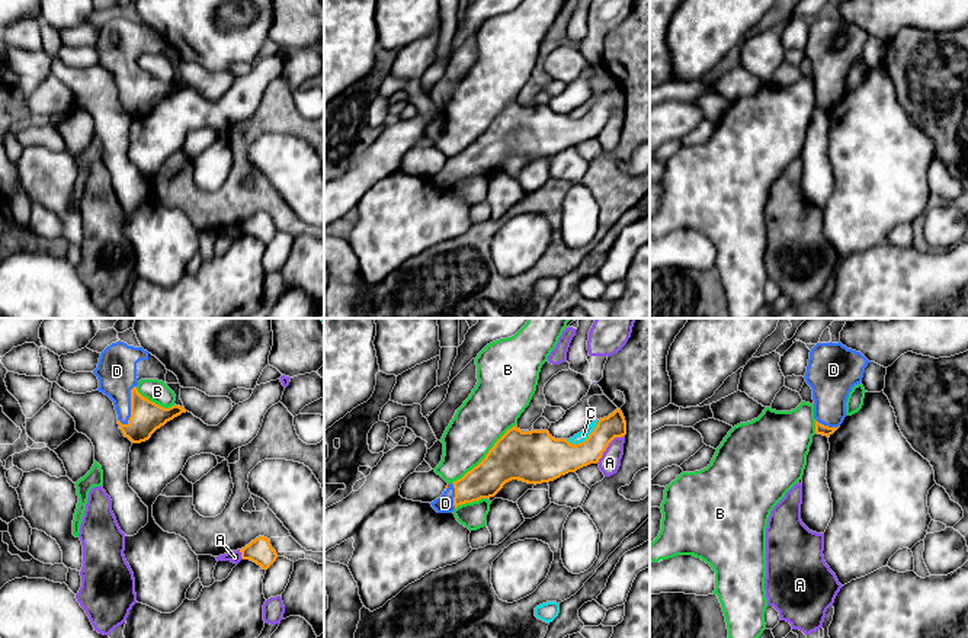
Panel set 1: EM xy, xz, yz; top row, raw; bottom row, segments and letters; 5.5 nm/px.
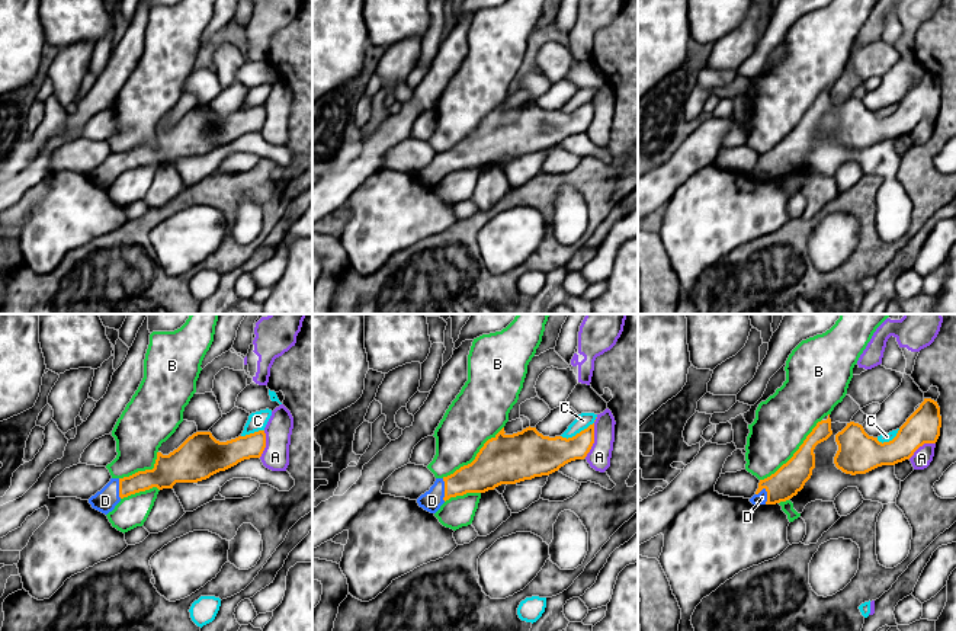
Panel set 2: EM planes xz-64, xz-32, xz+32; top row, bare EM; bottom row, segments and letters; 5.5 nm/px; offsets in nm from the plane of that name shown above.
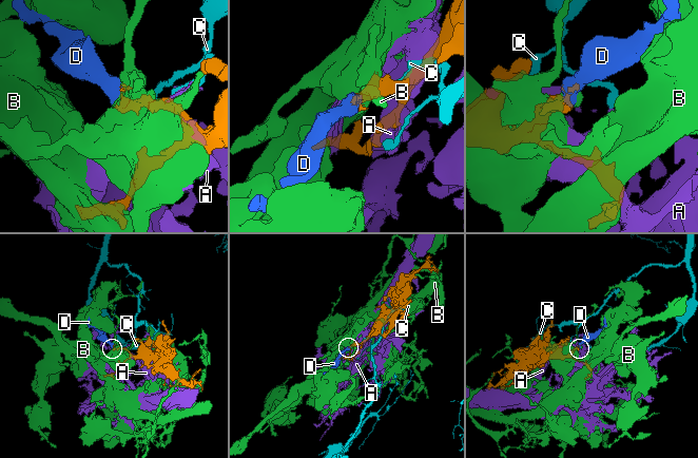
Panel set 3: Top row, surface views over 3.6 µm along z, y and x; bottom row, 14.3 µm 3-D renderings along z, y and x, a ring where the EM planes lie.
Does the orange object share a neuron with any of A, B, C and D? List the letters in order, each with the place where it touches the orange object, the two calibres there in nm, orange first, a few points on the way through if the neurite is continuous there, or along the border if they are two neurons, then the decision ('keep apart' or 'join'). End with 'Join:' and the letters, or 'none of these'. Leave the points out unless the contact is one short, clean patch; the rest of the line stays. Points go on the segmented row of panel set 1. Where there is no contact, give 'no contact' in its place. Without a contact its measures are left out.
A: xz (608, 445) | 170/120 nm | keep apart
B: xz (486, 457) | 280/280 nm | keep apart
C: xz (586, 439) | 260/60 nm | keep apart
D: xy (131, 406) | 180/220 nm | across xy (146, 417), (131, 406), (119, 385), (117, 371) | join
Join: D

